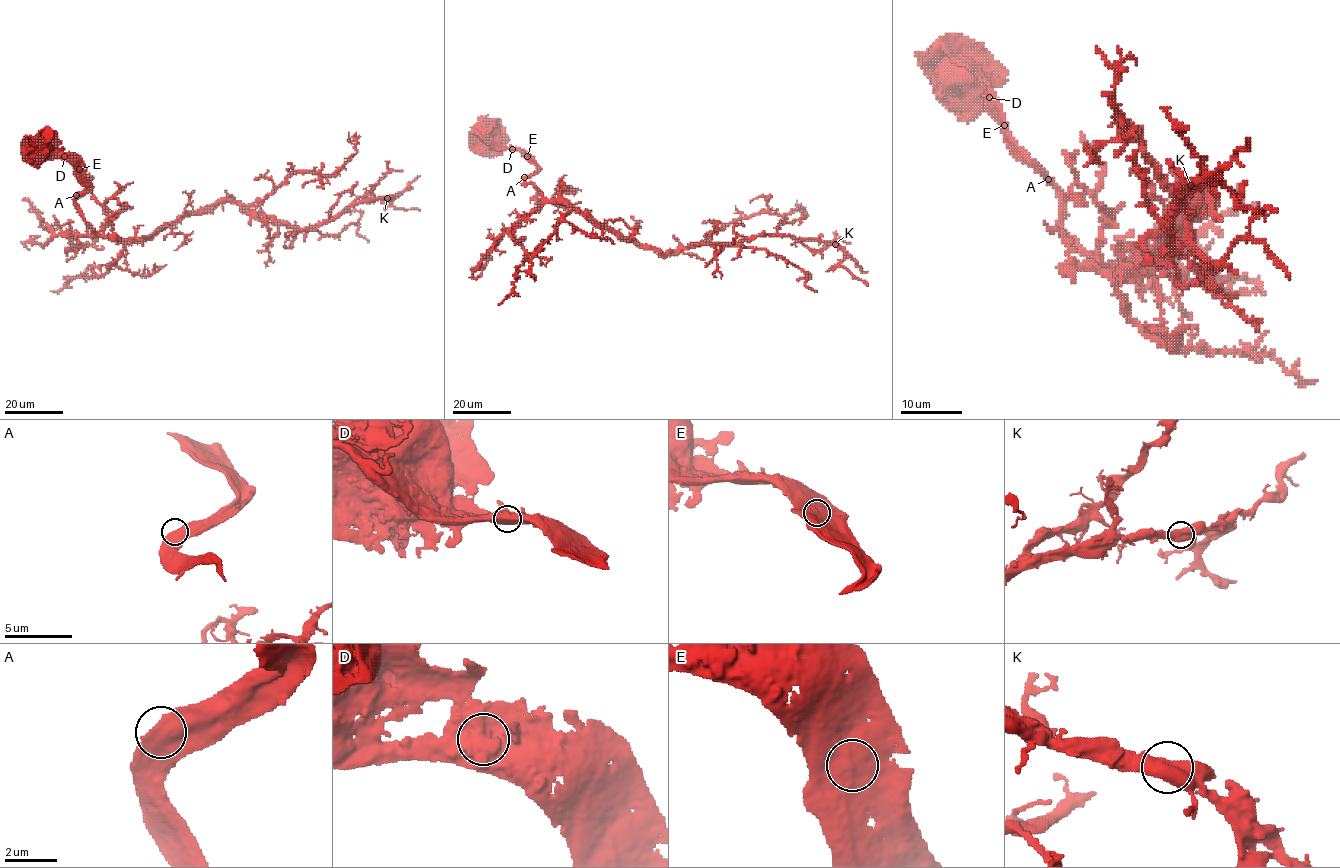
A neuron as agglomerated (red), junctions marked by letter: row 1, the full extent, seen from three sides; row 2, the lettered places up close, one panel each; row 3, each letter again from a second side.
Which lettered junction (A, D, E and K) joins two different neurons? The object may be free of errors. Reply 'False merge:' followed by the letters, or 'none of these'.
False merge: none of these

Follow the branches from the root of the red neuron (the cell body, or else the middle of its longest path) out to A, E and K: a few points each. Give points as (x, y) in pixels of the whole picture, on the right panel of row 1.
A: (959, 70), (959, 64), (967, 64), (988, 85), (988, 110), (1007, 137), (1048, 179)
E: (959, 70), (959, 64), (967, 64), (988, 85), (988, 108), (1003, 125)
K: (959, 70), (988, 85), (988, 110), (1098, 269), (1138, 266), (1207, 191), (1178, 248), (1171, 219), (1190, 185)

